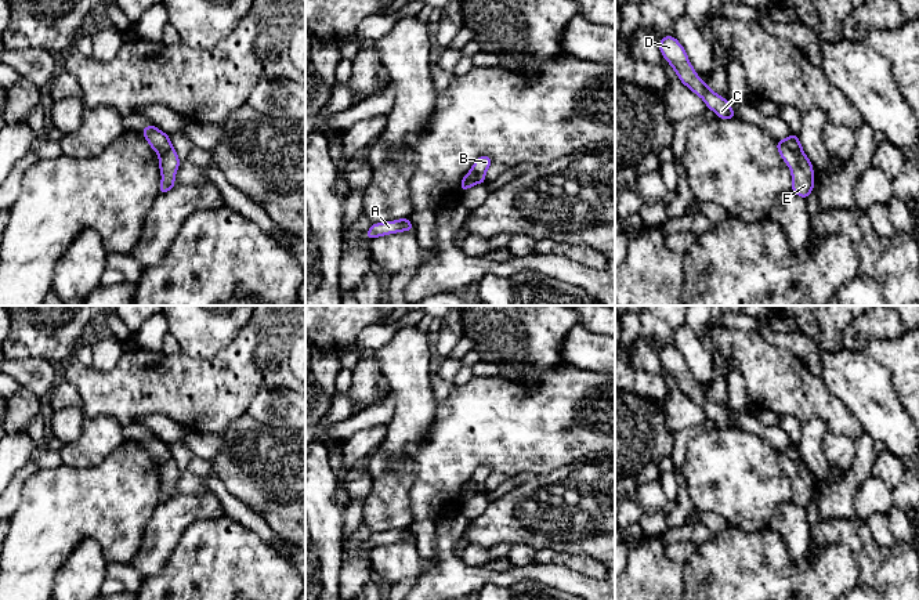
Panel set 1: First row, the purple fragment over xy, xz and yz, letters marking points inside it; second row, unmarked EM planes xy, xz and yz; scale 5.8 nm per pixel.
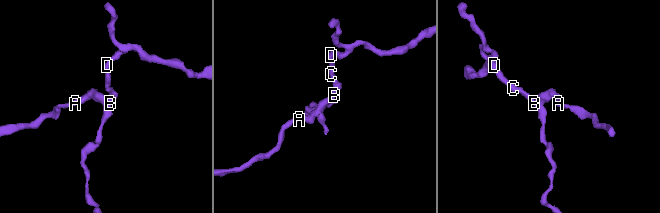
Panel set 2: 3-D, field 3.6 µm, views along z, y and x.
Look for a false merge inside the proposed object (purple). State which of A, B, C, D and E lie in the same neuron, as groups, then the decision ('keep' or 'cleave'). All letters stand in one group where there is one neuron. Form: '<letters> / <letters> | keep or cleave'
A / B C D E | cleave

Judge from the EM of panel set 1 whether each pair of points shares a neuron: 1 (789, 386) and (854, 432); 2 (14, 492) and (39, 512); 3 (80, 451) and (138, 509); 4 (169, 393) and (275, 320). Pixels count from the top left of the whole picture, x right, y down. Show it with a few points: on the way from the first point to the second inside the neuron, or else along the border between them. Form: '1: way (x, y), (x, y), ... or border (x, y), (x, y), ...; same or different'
1: way (806, 397), (825, 405), (838, 418); same
2: border (38, 470), (25, 483), (14, 513); different
3: border (120, 445), (94, 465), (82, 467), (64, 465); different
4: way (195, 390), (205, 390), (249, 346); same

